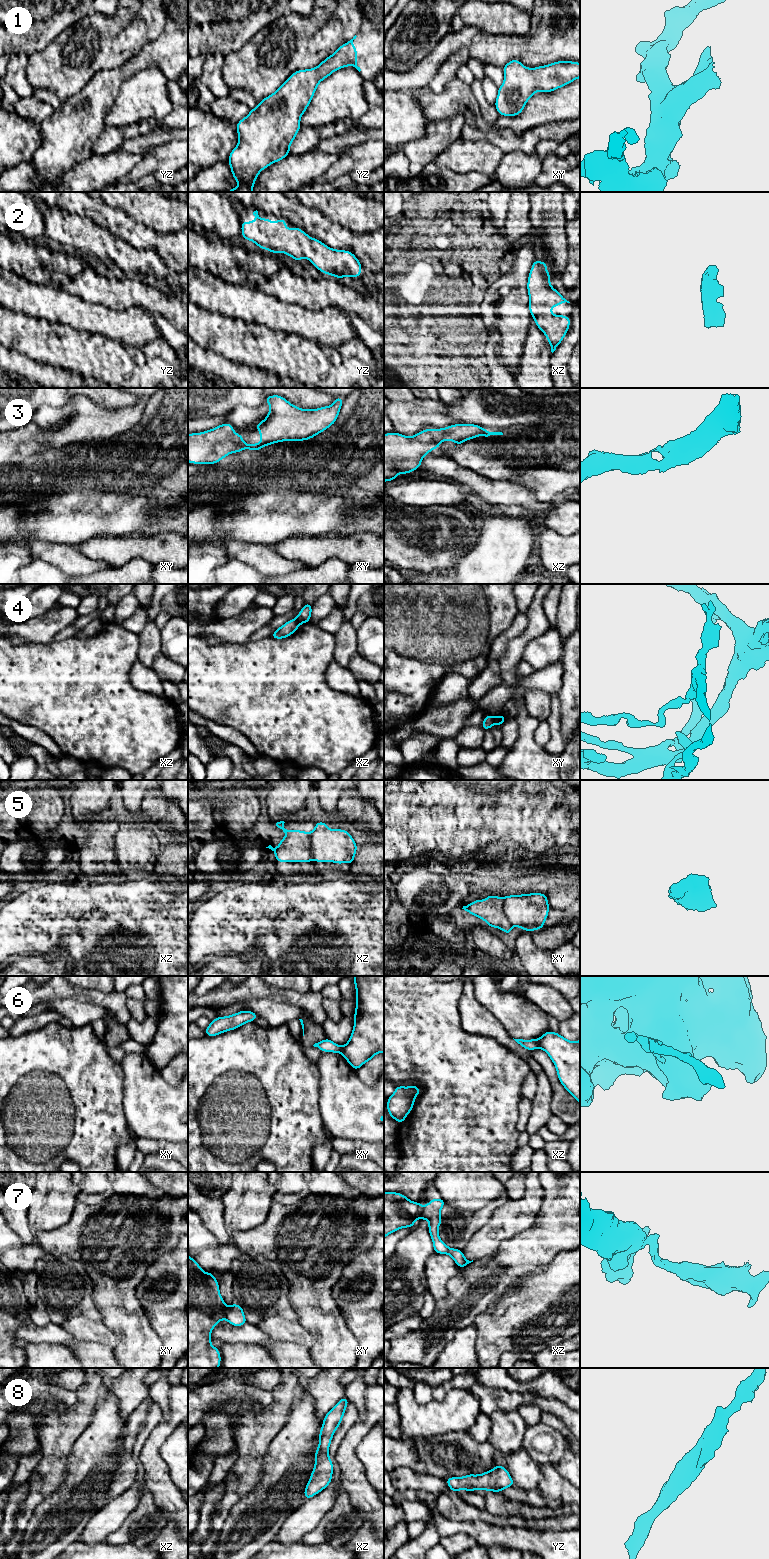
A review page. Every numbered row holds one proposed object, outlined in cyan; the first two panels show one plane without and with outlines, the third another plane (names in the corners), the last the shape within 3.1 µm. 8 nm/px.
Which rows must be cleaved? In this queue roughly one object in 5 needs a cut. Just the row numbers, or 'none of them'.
4, 5, 6, 7

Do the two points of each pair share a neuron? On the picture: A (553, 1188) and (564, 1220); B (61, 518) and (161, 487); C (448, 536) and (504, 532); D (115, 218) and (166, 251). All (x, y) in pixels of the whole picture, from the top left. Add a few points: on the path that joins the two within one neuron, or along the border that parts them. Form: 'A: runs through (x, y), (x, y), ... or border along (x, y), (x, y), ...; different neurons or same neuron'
A: runs through (553, 1196), (564, 1209), (564, 1212); same neuron
B: runs through (86, 505), (114, 504), (136, 498); same neuron
C: border along (478, 520), (477, 540), (465, 554); different neurons
D: runs through (128, 229), (141, 237), (153, 240); same neuron

